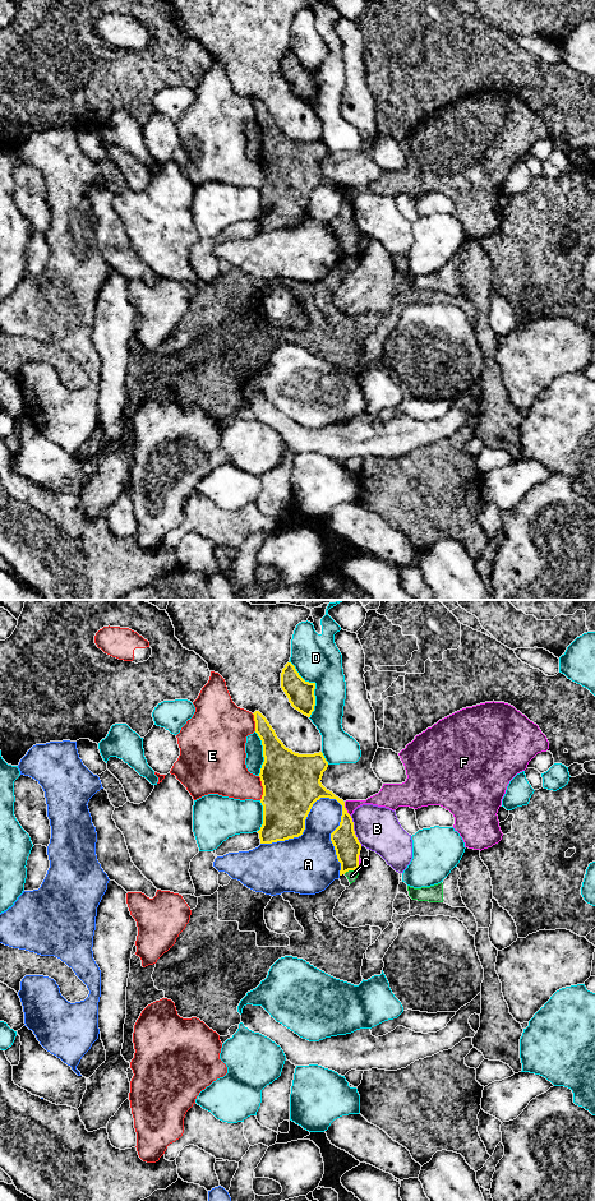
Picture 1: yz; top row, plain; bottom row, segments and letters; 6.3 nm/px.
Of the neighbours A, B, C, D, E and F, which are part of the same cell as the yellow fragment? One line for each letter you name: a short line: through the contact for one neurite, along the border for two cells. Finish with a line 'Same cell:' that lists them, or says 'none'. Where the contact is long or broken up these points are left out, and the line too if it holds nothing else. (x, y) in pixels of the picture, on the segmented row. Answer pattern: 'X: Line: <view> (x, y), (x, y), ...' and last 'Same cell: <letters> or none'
Same cell: none

